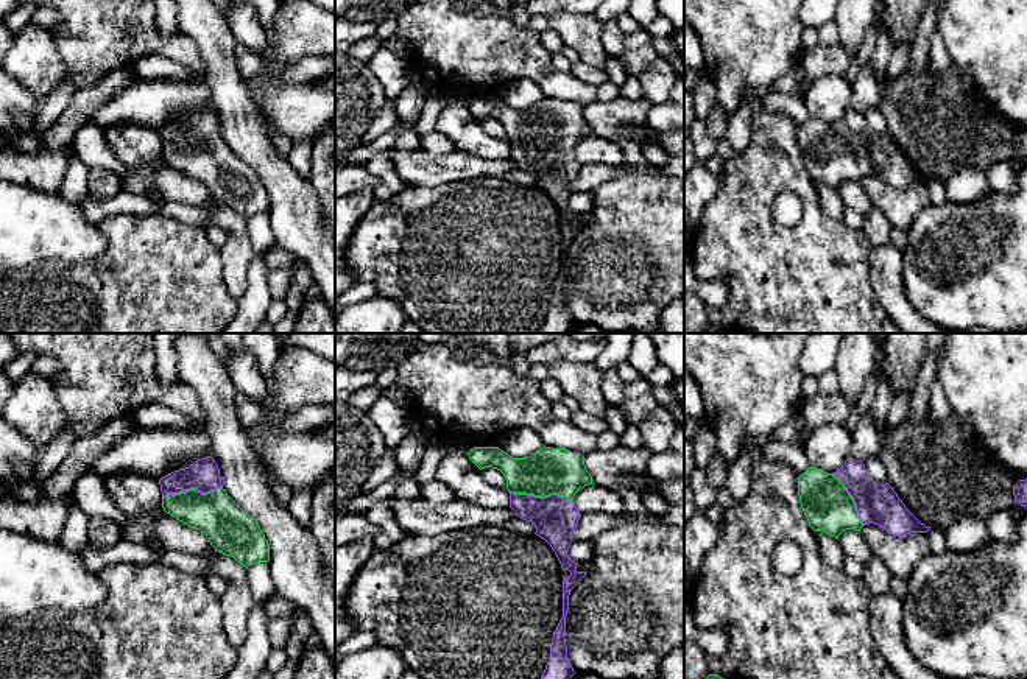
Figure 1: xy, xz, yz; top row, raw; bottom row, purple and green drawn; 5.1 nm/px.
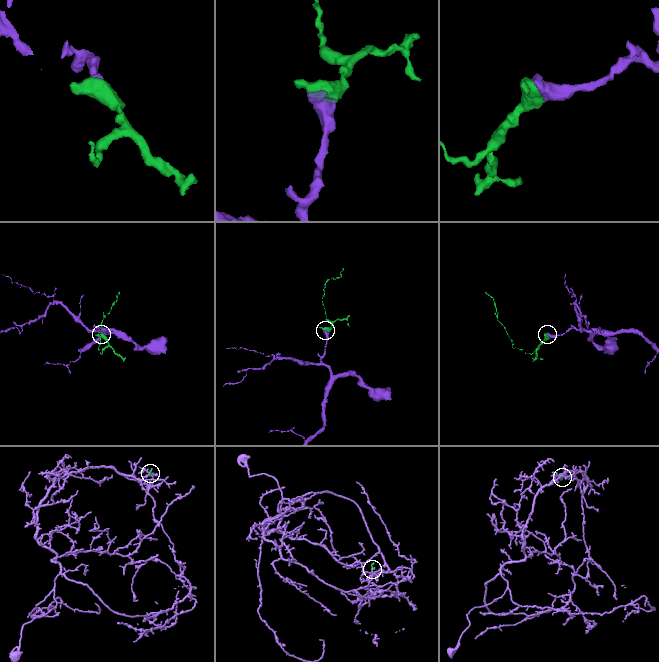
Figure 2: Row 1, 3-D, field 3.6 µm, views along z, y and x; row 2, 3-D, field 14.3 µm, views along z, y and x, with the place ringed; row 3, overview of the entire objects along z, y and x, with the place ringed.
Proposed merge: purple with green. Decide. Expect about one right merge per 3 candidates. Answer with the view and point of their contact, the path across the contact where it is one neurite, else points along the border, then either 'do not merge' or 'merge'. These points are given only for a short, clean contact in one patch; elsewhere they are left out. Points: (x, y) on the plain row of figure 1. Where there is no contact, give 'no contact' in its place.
meets purple in xz at (539, 148); merge

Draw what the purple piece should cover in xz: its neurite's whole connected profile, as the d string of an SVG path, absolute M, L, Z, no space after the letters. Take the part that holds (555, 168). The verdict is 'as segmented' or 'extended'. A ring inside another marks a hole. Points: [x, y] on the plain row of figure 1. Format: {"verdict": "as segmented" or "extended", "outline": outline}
{"verdict": "extended", "outline": "M545 97L527 109L513 109L499 98L474 98L468 107L480 121L492 118L503 125L510 159L535 176L535 185L552 198L561 220L570 223L563 230L563 268L553 283L550 308L539 332L567 333L575 325L564 290L569 246L588 224L578 223L578 213L567 206L573 193L572 182L581 168L572 151L580 140L592 135L584 107Z"}

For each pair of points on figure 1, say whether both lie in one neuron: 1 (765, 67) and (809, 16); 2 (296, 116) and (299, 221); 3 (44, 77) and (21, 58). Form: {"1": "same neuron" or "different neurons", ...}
{"1": "different neurons", "2": "different neurons", "3": "same neuron"}

